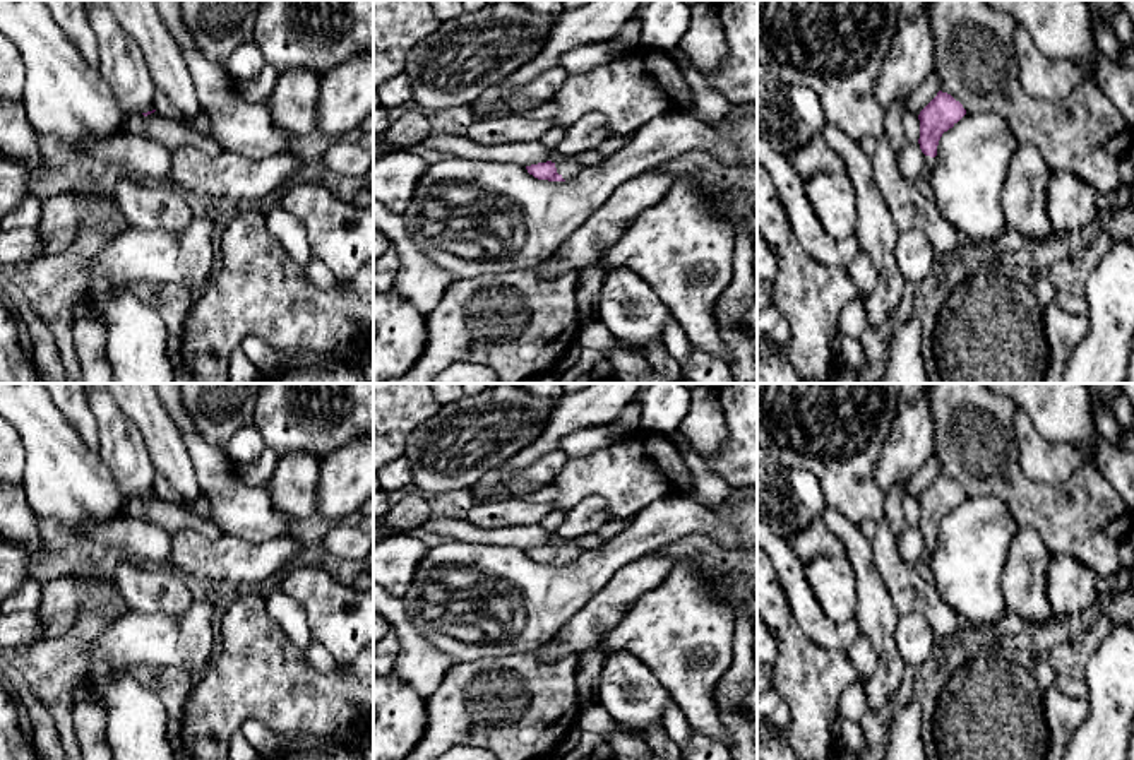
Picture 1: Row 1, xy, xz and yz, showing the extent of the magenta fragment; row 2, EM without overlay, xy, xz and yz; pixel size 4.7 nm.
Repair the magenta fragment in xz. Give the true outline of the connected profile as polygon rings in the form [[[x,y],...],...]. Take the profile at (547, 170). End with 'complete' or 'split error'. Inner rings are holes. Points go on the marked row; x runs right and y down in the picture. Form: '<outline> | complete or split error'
[[[565,157],[557,163],[546,161],[526,166],[528,173],[533,175],[538,180],[548,180],[548,181],[565,181],[576,176],[584,166],[574,159]]] | split error

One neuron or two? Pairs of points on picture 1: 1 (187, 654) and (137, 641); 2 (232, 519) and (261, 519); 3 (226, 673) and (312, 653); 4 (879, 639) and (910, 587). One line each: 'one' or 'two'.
1: one
2: one
3: two
4: two

